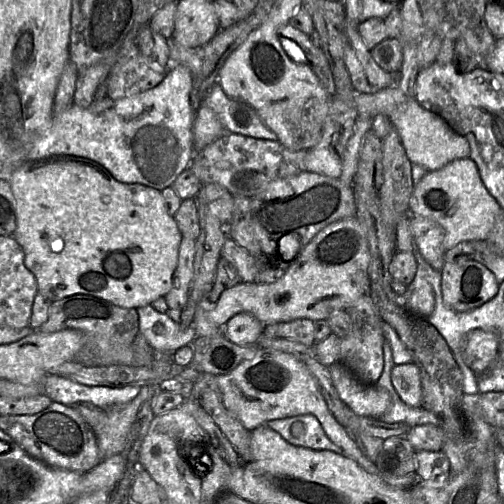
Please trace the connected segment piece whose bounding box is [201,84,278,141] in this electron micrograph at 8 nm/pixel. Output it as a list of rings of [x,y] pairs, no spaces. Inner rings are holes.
[[[219,84],[207,94],[201,106],[211,108],[229,133],[270,141],[278,139],[254,108],[245,102],[228,97]]]

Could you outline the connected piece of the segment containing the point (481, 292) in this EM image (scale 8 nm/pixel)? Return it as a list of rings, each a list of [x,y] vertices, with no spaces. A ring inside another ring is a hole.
[[[471,258],[445,262],[440,273],[443,301],[456,312],[476,309],[499,292],[495,275]]]

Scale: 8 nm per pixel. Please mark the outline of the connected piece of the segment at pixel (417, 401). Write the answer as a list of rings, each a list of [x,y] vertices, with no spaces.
[[[413,363],[395,364],[391,371],[392,384],[407,405],[422,406],[420,370]]]

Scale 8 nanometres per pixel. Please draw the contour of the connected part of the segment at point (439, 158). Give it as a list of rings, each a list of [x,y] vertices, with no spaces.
[[[391,85],[373,94],[356,93],[354,102],[359,118],[373,119],[378,114],[387,115],[397,130],[411,163],[428,172],[469,156],[470,145],[465,136],[454,131],[439,115],[423,108],[414,97],[406,96],[397,85]]]

